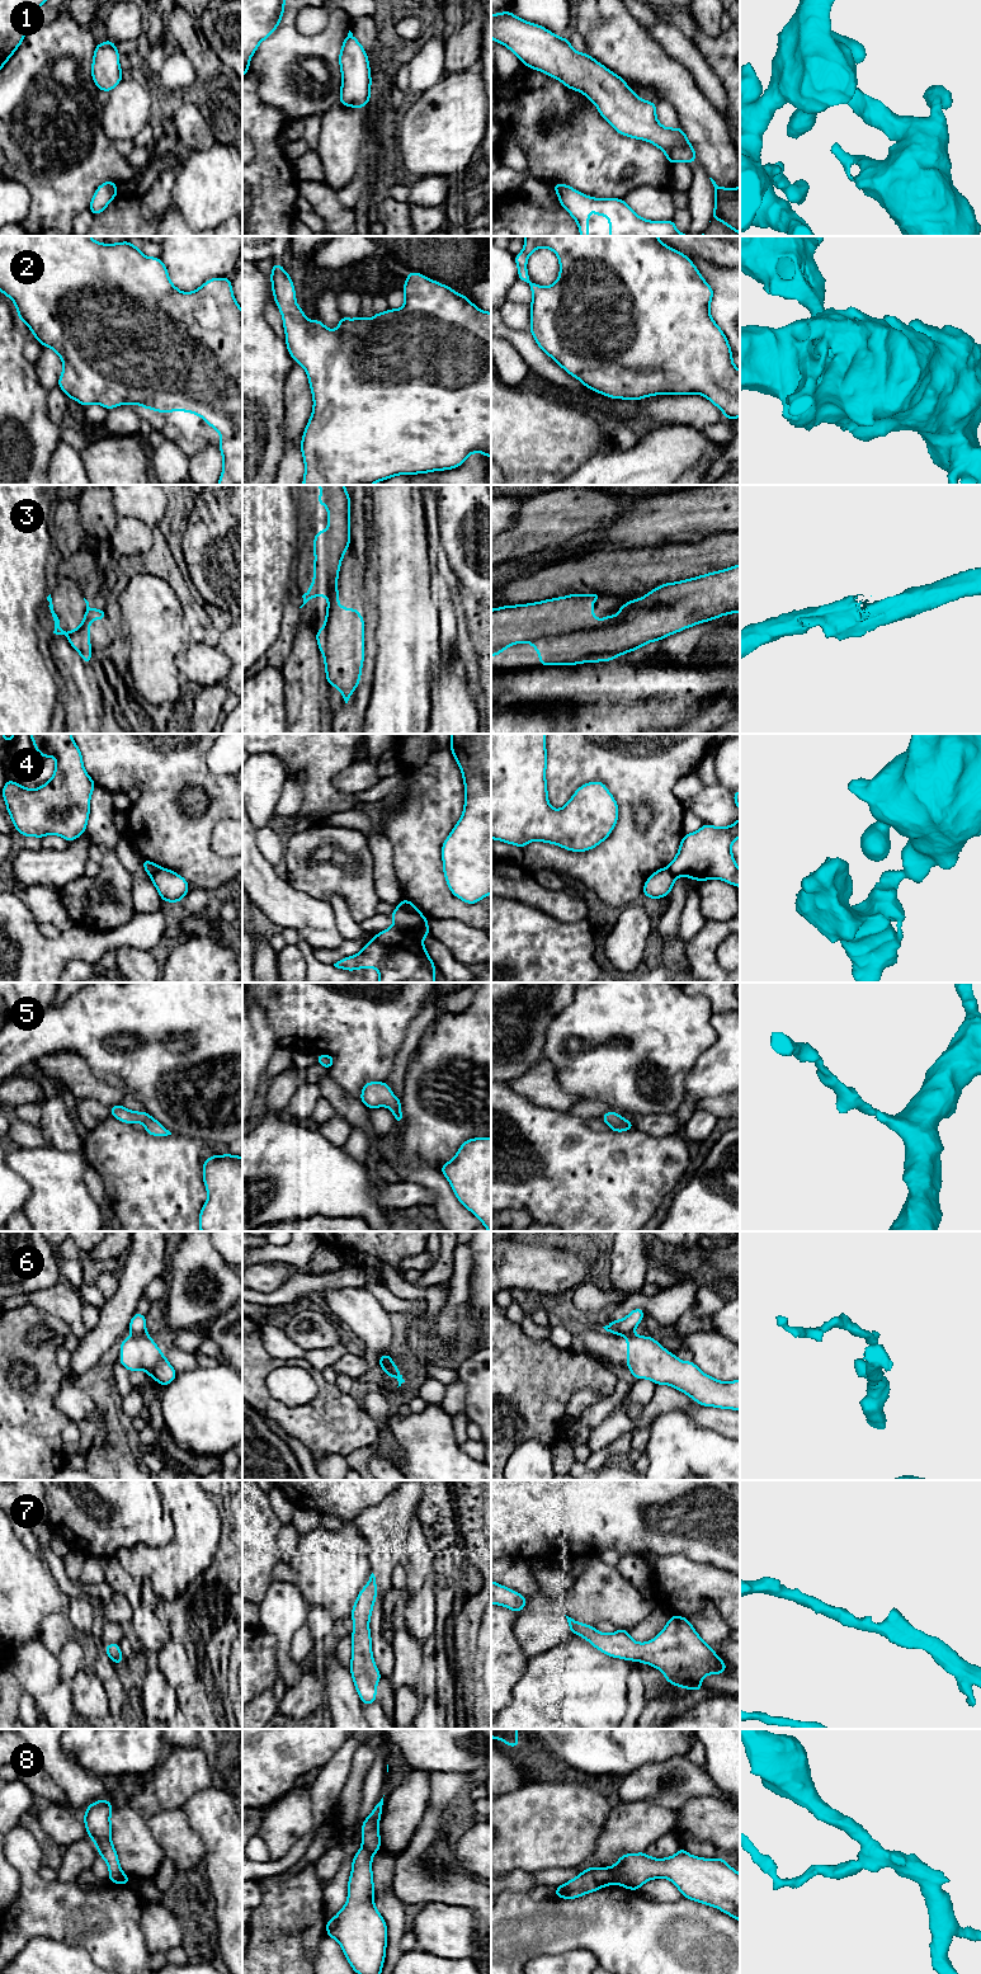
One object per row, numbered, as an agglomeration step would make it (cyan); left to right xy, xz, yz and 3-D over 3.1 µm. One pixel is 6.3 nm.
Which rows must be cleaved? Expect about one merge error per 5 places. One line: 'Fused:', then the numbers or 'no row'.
Fused: 3, 4, 6, 8

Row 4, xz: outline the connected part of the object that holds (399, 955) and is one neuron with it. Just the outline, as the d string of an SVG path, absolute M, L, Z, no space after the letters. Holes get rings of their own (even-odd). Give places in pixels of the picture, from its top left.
M398 906L390 915L393 919L390 929L374 934L359 953L344 957L334 966L349 971L374 967L379 972L378 983L435 983L434 970L438 967L423 944L423 938L430 936L428 919Z

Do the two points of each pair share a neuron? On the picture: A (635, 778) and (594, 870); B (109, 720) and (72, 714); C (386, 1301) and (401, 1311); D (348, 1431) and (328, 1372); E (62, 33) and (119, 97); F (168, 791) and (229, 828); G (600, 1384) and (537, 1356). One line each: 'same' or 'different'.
A: same
B: different
C: same
D: different
E: different
F: different
G: same

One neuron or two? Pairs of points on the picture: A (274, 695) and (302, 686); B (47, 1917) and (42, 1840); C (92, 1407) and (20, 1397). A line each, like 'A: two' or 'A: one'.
A: two
B: two
C: two

